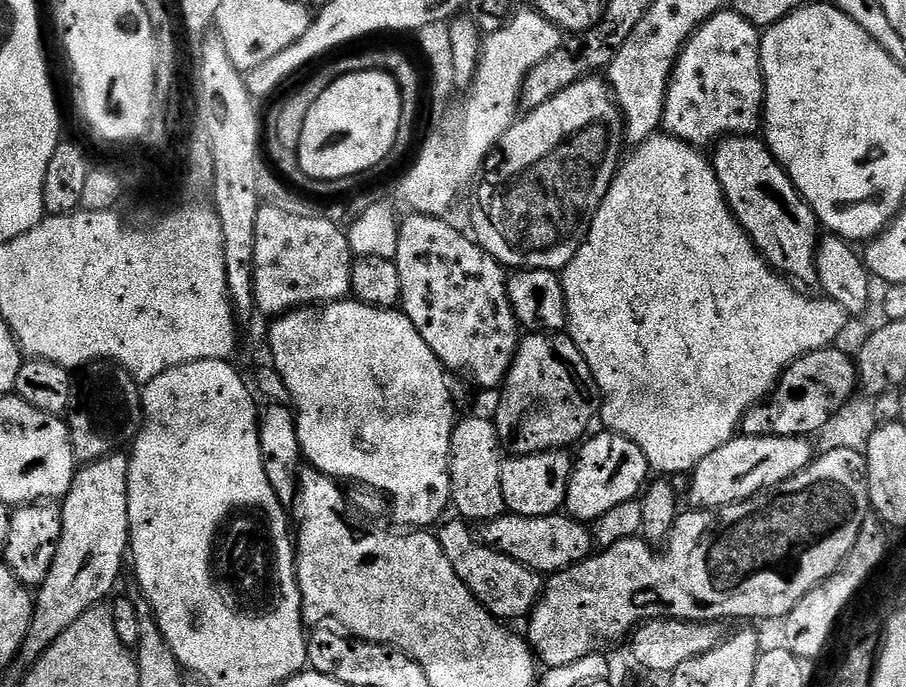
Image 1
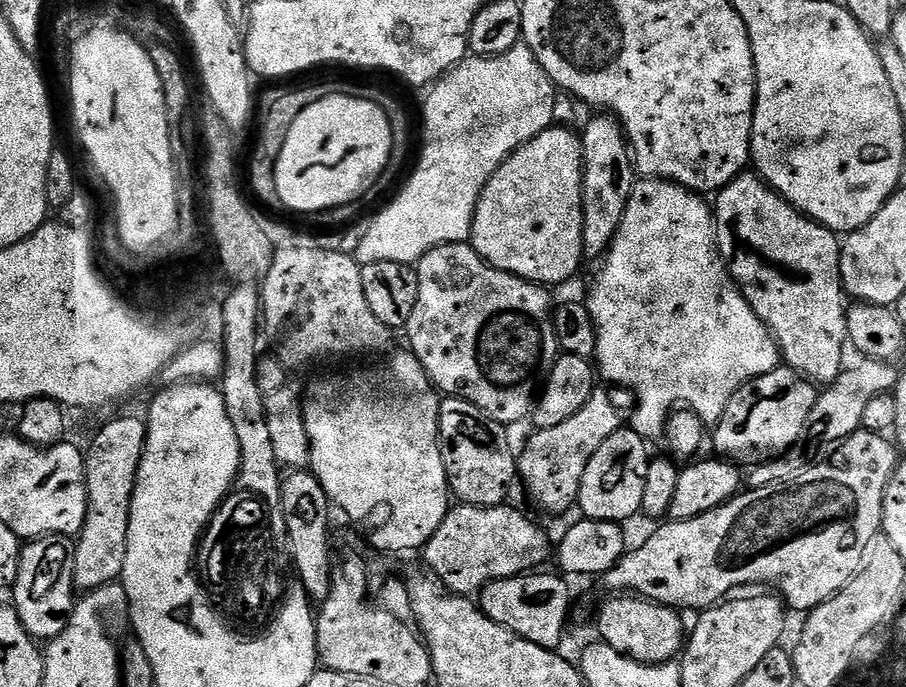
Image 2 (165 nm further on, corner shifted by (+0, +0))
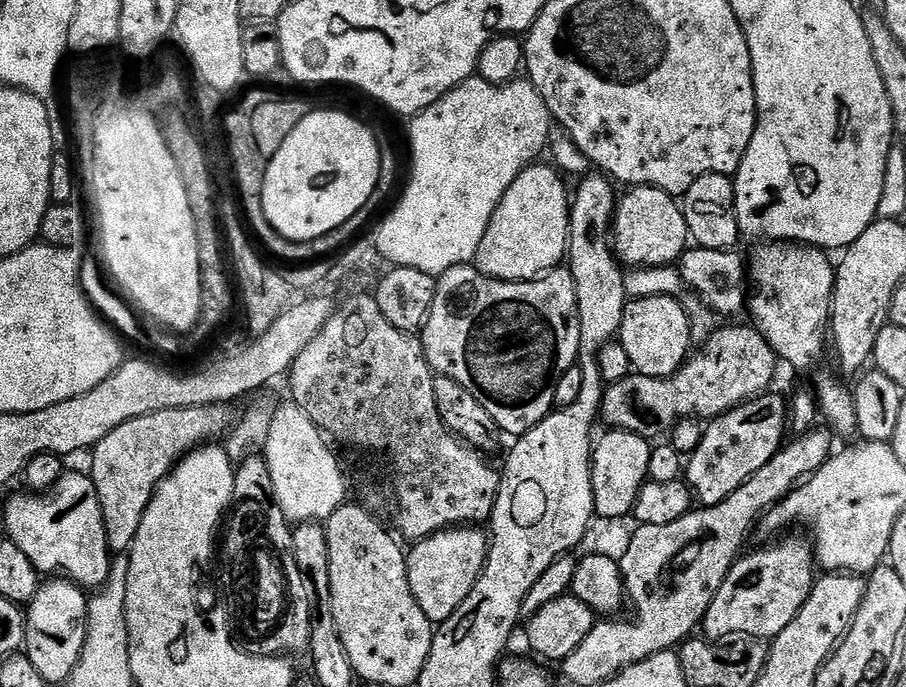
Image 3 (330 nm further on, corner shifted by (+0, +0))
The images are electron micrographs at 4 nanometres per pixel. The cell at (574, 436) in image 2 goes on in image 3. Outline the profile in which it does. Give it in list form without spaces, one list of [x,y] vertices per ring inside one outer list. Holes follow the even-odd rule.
[[[717,327],[703,341],[704,349],[689,355],[669,379],[629,374],[626,379],[607,385],[604,390],[603,423],[608,423],[607,427],[612,430],[653,438],[670,431],[679,422],[680,416],[715,418],[753,400],[755,396],[765,395],[776,376],[778,357],[755,327],[747,327]]]

